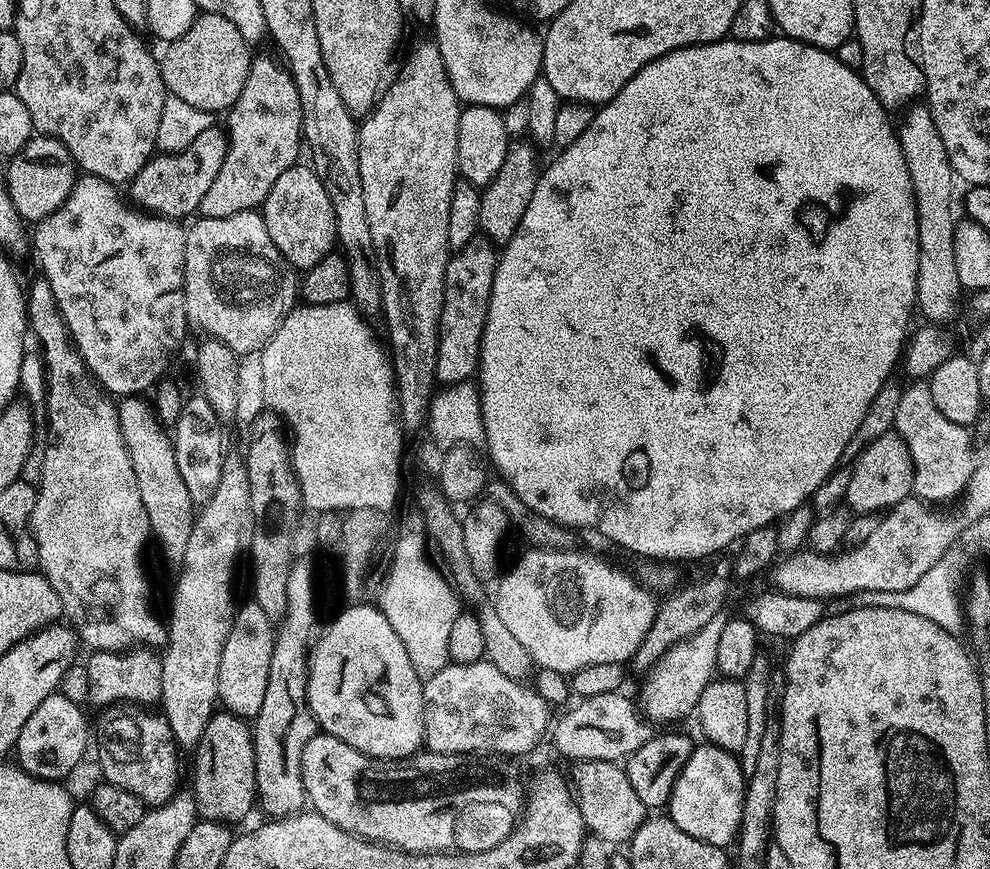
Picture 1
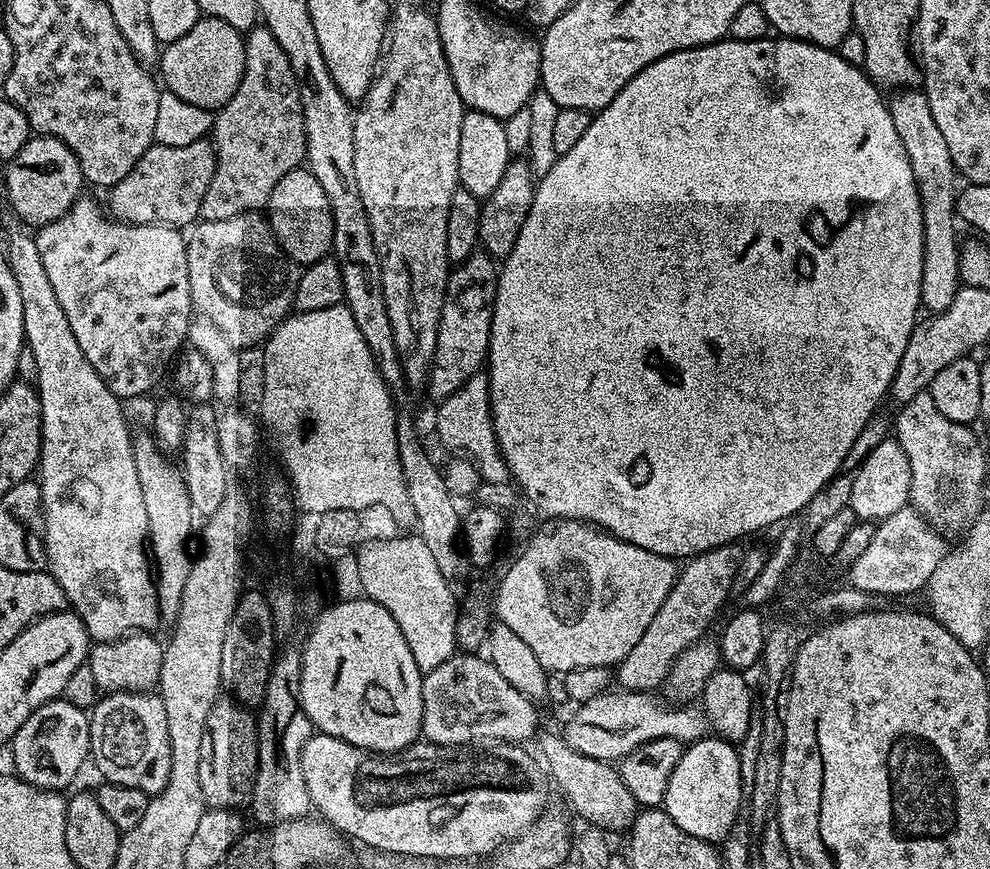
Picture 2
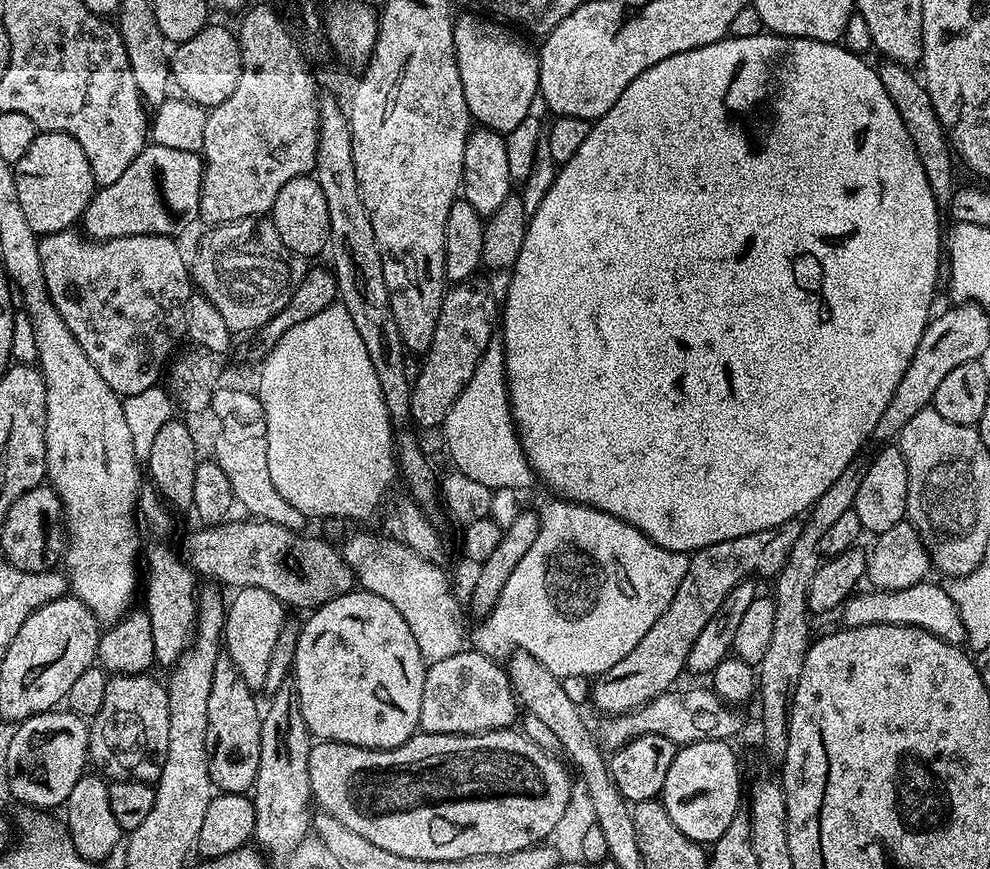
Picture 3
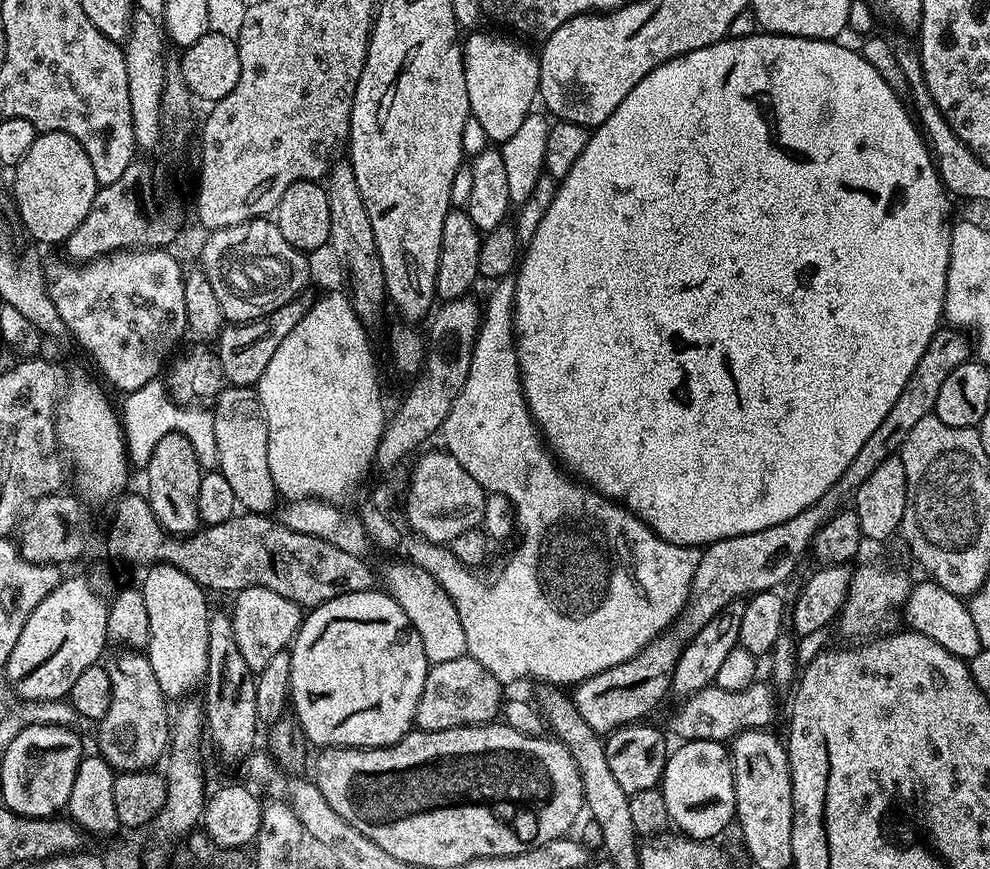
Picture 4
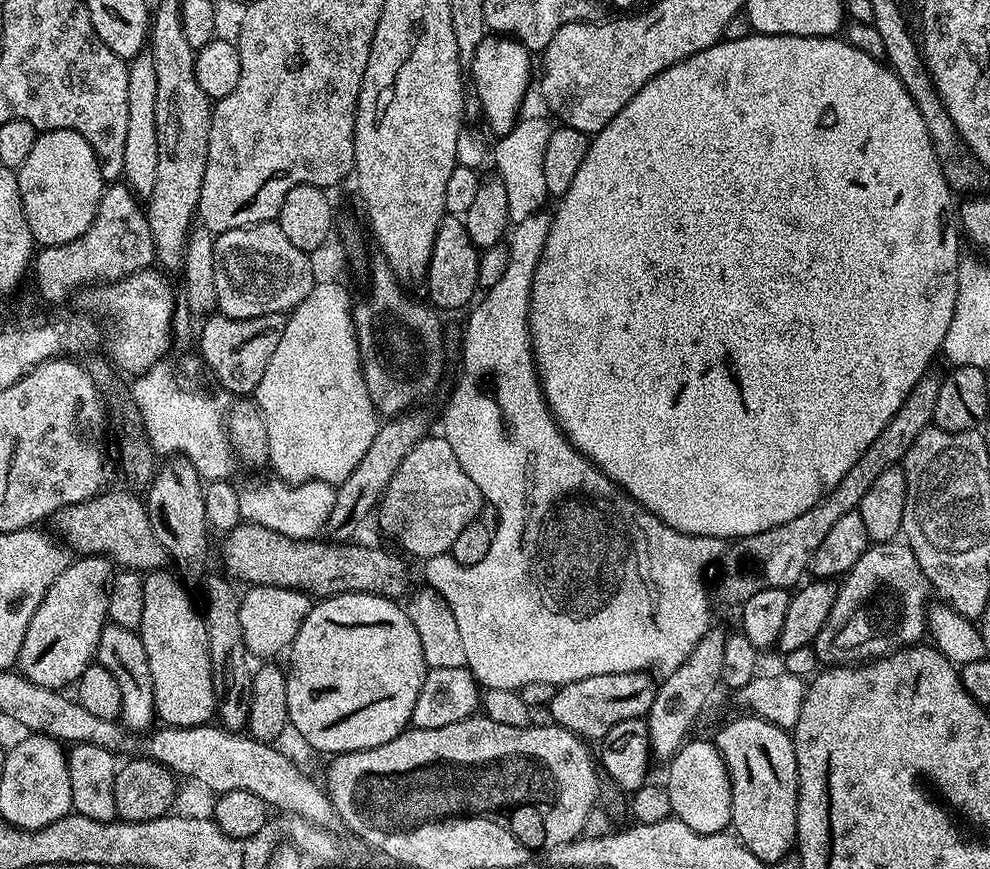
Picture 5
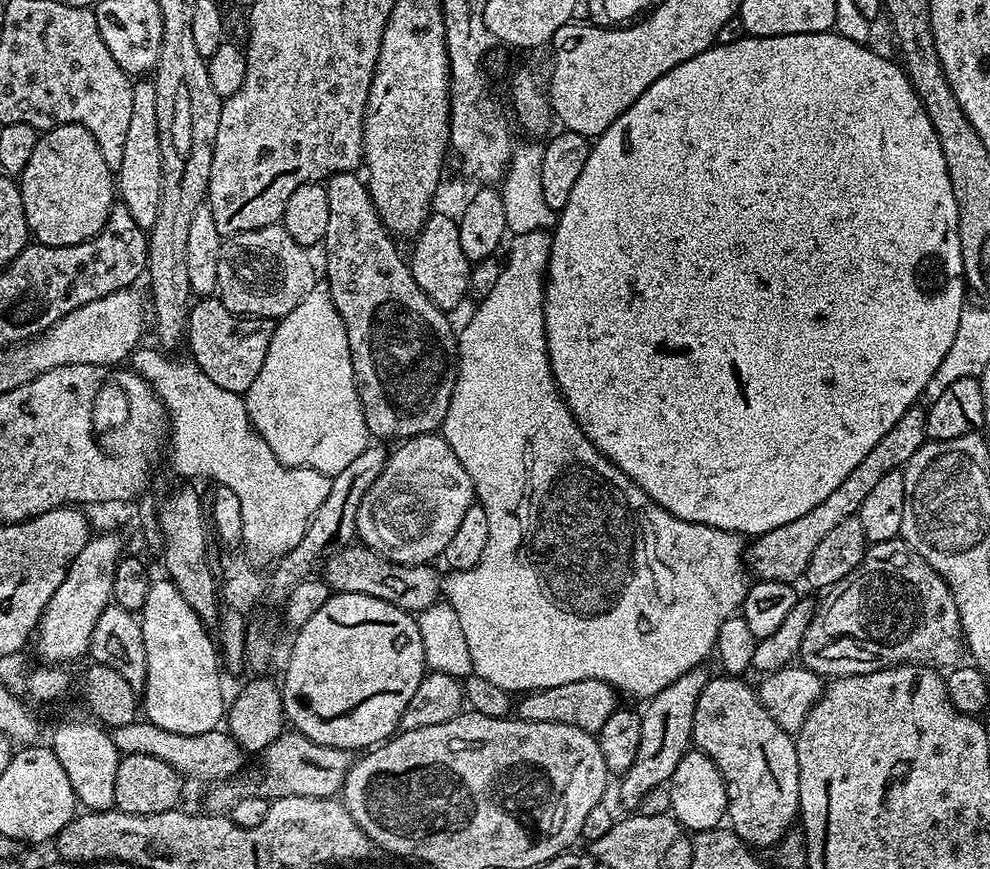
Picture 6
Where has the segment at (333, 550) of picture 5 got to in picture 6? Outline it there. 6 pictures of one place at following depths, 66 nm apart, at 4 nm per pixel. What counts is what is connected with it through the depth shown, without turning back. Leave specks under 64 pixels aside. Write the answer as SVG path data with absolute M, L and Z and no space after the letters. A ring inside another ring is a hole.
M349 546L324 561L322 579L333 593L366 594L390 602L404 612L419 614L441 599L442 576L434 569L432 564L395 564L378 555L373 548Z

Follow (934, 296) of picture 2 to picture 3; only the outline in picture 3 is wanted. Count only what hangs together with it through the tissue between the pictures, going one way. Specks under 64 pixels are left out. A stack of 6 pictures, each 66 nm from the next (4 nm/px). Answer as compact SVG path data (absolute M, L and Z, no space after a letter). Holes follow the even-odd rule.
M884 60L879 65L878 71L882 78L882 86L886 90L886 94L890 94L890 102L894 102L894 110L898 110L898 114L902 114L902 126L906 126L906 134L910 134L910 142L914 142L914 150L918 154L918 162L922 162L922 170L926 170L926 178L930 182L930 190L936 195L937 204L944 206L949 203L954 191L954 183L952 184L952 160L954 164L954 153L949 145L947 136L944 135L944 127L940 124L938 114L932 105L930 94L924 88L921 77L916 76L911 67L895 64L893 60Z

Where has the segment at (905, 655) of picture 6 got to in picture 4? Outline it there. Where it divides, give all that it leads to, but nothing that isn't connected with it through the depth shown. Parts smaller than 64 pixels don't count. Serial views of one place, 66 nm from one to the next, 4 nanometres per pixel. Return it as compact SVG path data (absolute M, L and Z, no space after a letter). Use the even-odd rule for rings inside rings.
M864 564L853 571L850 588L840 608L838 625L844 636L875 638L897 631L902 624L902 609L914 585L913 578L888 564Z

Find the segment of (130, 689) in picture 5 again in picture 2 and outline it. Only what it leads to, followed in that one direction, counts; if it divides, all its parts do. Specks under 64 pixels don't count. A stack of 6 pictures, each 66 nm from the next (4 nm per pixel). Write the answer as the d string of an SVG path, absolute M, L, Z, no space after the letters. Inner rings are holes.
M155 691L109 692L101 695L90 709L89 738L91 759L95 760L105 781L142 790L148 797L159 796L170 778L170 730L166 730L166 706Z

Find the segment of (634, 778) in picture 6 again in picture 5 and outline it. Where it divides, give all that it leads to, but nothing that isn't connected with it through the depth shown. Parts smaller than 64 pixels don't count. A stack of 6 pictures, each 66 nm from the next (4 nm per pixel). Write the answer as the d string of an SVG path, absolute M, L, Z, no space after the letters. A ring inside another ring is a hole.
M717 626L709 627L707 634L700 639L698 646L690 650L686 662L678 666L678 670L667 673L664 681L659 681L656 697L650 706L646 717L652 755L658 761L667 762L684 743L692 723L700 714L700 710L707 704L708 699L721 687L722 657L726 650L726 638L729 633Z

